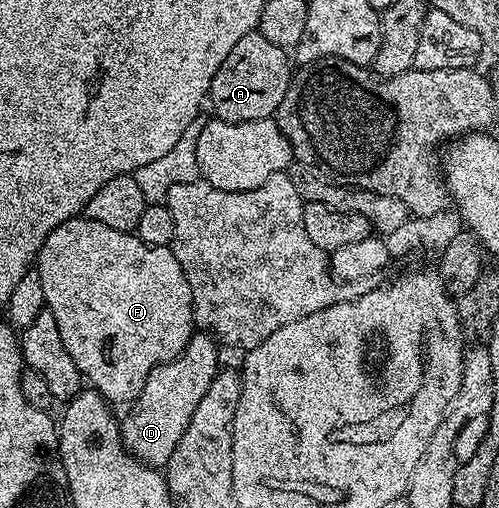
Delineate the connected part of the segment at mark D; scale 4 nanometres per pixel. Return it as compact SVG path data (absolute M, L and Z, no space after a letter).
M198 331L174 360L151 370L143 390L128 405L128 412L120 421L121 440L134 457L149 467L161 468L168 464L187 423L195 414L195 406L199 406L203 394L207 394L208 387L218 374L217 348L218 341L208 332Z

